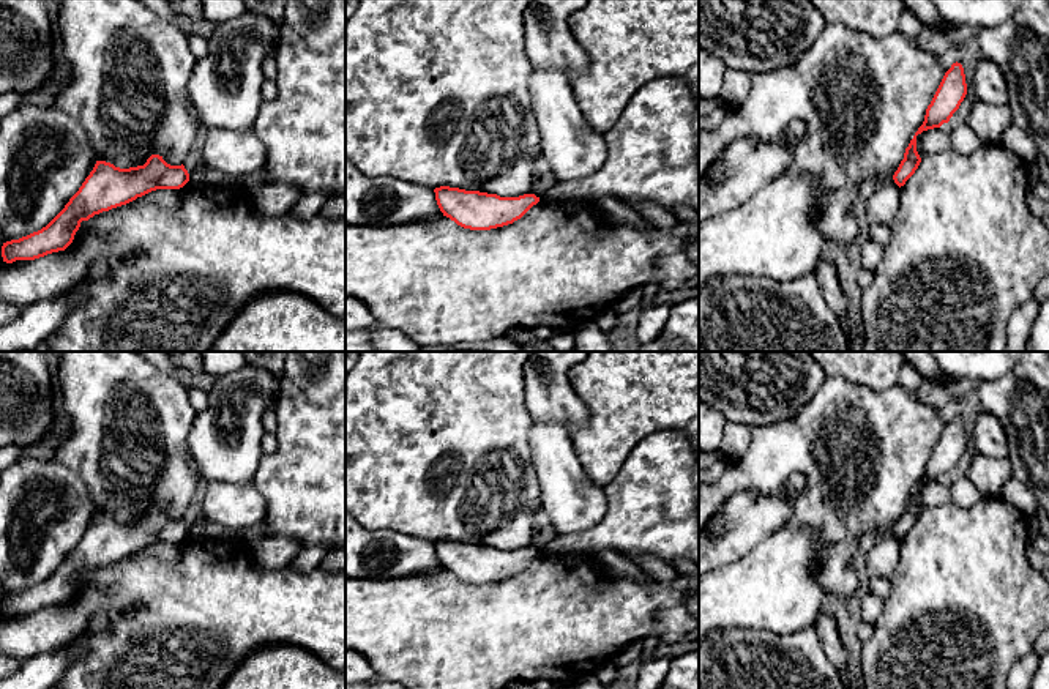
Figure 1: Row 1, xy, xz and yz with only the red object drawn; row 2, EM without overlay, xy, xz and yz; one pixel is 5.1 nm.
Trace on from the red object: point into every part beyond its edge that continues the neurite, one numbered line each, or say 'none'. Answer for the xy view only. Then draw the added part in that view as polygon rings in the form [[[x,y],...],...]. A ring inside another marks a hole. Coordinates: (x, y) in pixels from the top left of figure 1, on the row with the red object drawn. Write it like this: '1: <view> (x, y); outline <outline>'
none

